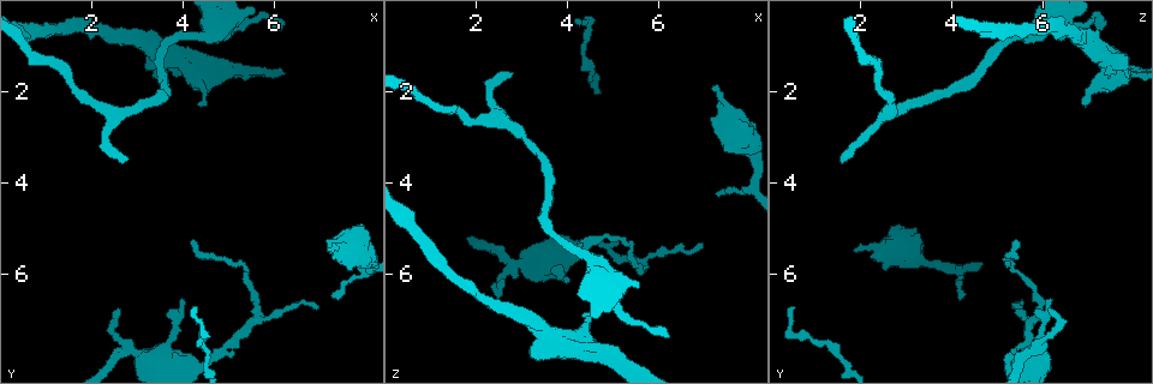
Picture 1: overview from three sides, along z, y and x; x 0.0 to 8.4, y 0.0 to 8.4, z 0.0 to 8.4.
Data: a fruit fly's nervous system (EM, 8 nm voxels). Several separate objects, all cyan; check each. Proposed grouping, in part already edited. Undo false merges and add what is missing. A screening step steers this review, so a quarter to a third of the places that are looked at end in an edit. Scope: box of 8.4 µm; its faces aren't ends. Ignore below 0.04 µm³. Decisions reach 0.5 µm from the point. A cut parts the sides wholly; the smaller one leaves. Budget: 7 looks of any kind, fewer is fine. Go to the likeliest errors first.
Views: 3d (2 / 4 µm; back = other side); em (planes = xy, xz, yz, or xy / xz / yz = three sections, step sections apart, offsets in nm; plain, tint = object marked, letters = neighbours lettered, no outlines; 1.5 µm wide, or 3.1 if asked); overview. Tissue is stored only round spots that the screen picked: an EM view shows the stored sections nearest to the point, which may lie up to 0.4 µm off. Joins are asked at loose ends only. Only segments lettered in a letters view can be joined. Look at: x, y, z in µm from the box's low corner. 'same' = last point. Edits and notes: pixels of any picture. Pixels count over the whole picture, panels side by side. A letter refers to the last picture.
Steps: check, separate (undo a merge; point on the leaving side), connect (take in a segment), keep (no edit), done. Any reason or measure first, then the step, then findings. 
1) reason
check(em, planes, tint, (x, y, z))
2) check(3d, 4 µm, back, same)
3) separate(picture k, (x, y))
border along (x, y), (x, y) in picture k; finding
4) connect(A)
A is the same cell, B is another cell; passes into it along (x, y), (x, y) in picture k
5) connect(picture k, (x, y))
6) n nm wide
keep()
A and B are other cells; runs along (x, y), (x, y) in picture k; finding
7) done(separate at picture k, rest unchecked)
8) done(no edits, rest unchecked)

an open end
check(em, planes, letters, (2.85, 3.45, 1.60))

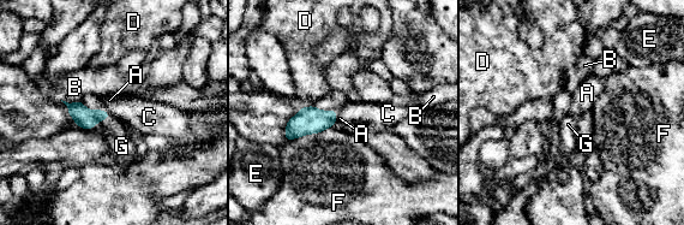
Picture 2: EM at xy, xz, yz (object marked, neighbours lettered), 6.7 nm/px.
connect(G)
G is the same cell, A, B, C, D, E and F are other cells; passes into it along (85, 118), (101, 120), (121, 146) in picture 2; the cell continues

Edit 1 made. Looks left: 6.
free end
check(em, planes, letters, (7.20, 5.45, 1.90))

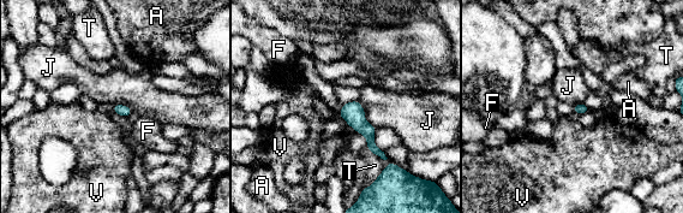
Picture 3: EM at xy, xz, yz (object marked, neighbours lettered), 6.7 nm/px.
keep()
A, F, J, T and V are other cells; runs along (346, 107), (381, 154) in picture 3; none of them fits

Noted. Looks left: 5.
free end
check(3d, 2 µm, back, (6.85, 6.70, 5.35))

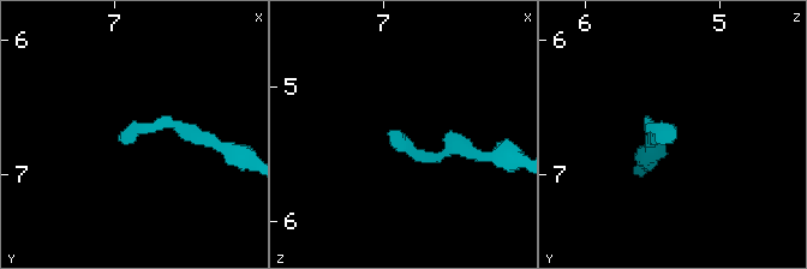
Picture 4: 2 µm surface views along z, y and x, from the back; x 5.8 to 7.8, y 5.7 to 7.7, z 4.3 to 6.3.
shape alone is not enough
check(em, planes, plain, (6.82, 6.76, 5.34))

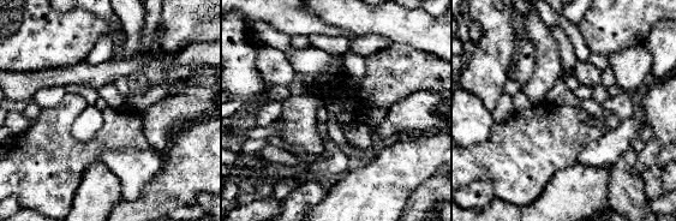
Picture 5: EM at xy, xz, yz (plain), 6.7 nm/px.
check(em, planes, letters, same)

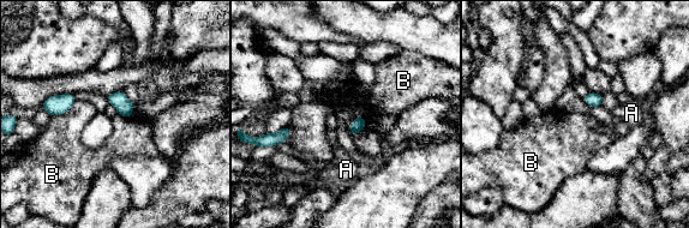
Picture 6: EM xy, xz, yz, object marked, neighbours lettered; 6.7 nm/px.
90 nm wide
keep()
A and B are other cells; border along (365, 119), (357, 116), (348, 130) in picture 6; no lettered segment goes on from it

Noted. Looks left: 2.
done(connect at picture 2, rest unchecked)

